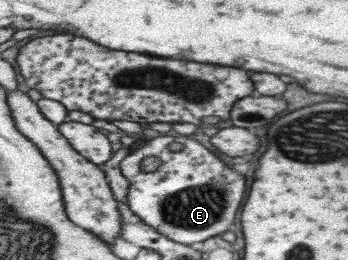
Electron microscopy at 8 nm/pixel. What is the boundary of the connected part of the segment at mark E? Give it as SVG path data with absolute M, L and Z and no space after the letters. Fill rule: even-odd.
M180 134L155 135L148 144L140 148L131 148L130 156L121 163L124 175L131 180L128 192L128 204L130 209L140 216L148 225L156 228L168 238L182 244L196 244L196 242L207 241L228 232L230 226L236 222L236 214L240 206L244 204L244 196L248 192L248 180L244 174L238 174L232 166L228 166L218 154L214 154L210 148L206 148L202 142L187 138ZM179 142L182 148L179 151L170 150L170 144ZM146 156L155 156L160 159L161 164L152 172L142 170L142 160Z

